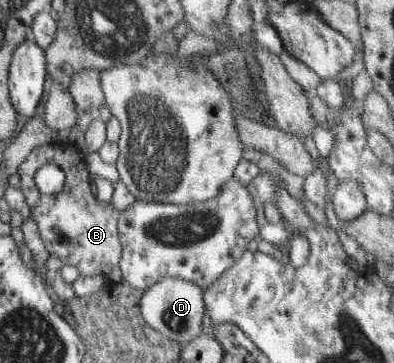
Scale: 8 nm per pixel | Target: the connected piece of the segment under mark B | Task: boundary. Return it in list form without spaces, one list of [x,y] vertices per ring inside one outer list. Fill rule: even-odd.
[[[46,144],[37,146],[17,171],[21,176],[21,191],[29,208],[31,217],[37,223],[37,233],[41,236],[49,255],[59,257],[63,266],[75,265],[81,276],[93,277],[107,275],[118,268],[121,257],[121,245],[118,236],[120,212],[113,203],[103,204],[93,195],[89,184],[90,173],[86,167],[85,154],[75,147],[59,151],[57,147]],[[45,165],[58,165],[66,173],[65,188],[61,193],[41,195],[33,183],[35,171]]]

